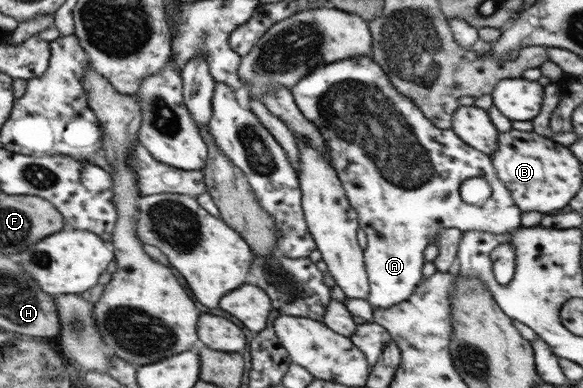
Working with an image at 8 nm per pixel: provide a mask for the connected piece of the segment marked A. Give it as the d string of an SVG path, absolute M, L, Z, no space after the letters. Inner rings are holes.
M353 57L330 62L329 64L313 69L306 77L303 77L293 88L290 89L294 96L295 104L304 114L304 117L319 130L319 135L323 137L325 146L330 152L332 167L336 170L339 180L345 189L349 204L356 210L358 216L358 226L366 235L367 247L364 249L365 270L368 274L369 296L368 301L373 309L388 309L406 301L414 293L415 287L422 280L422 268L424 265L423 252L425 248L436 240L438 232L442 228L456 228L461 232L478 230L479 232L490 232L491 234L505 234L513 232L521 225L521 212L515 206L509 190L505 188L503 182L496 175L495 167L492 165L491 157L466 142L463 142L453 130L442 130L436 128L432 122L419 110L408 96L401 94L396 88L391 86L391 81L385 71L372 59L372 57ZM468 178L482 178L491 187L491 196L482 205L474 205L465 202L460 195L460 186Z

